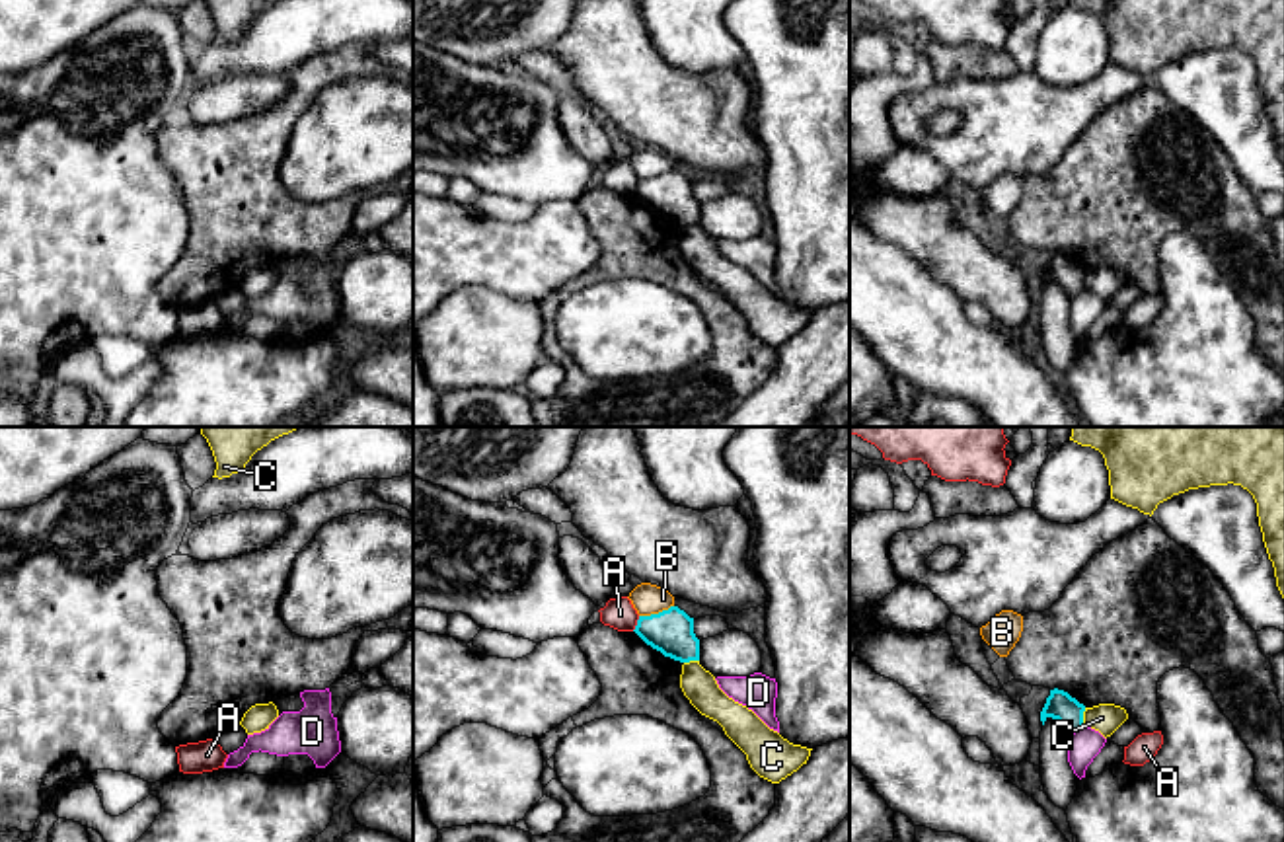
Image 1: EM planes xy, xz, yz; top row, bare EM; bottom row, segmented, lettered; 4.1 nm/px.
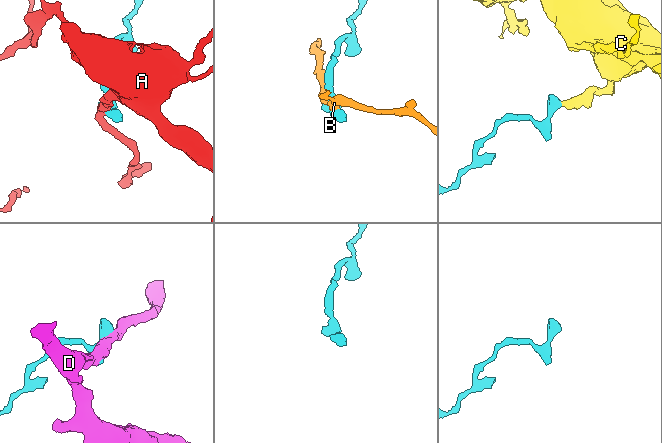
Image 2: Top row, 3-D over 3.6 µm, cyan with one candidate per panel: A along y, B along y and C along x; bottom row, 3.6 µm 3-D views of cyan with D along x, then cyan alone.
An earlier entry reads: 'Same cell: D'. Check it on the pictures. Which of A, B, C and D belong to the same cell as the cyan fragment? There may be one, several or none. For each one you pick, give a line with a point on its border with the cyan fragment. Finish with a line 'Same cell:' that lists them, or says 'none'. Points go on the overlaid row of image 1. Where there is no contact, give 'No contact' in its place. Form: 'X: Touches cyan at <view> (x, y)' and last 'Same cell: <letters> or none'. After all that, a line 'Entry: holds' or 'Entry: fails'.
Same cell: none
Entry: fails

